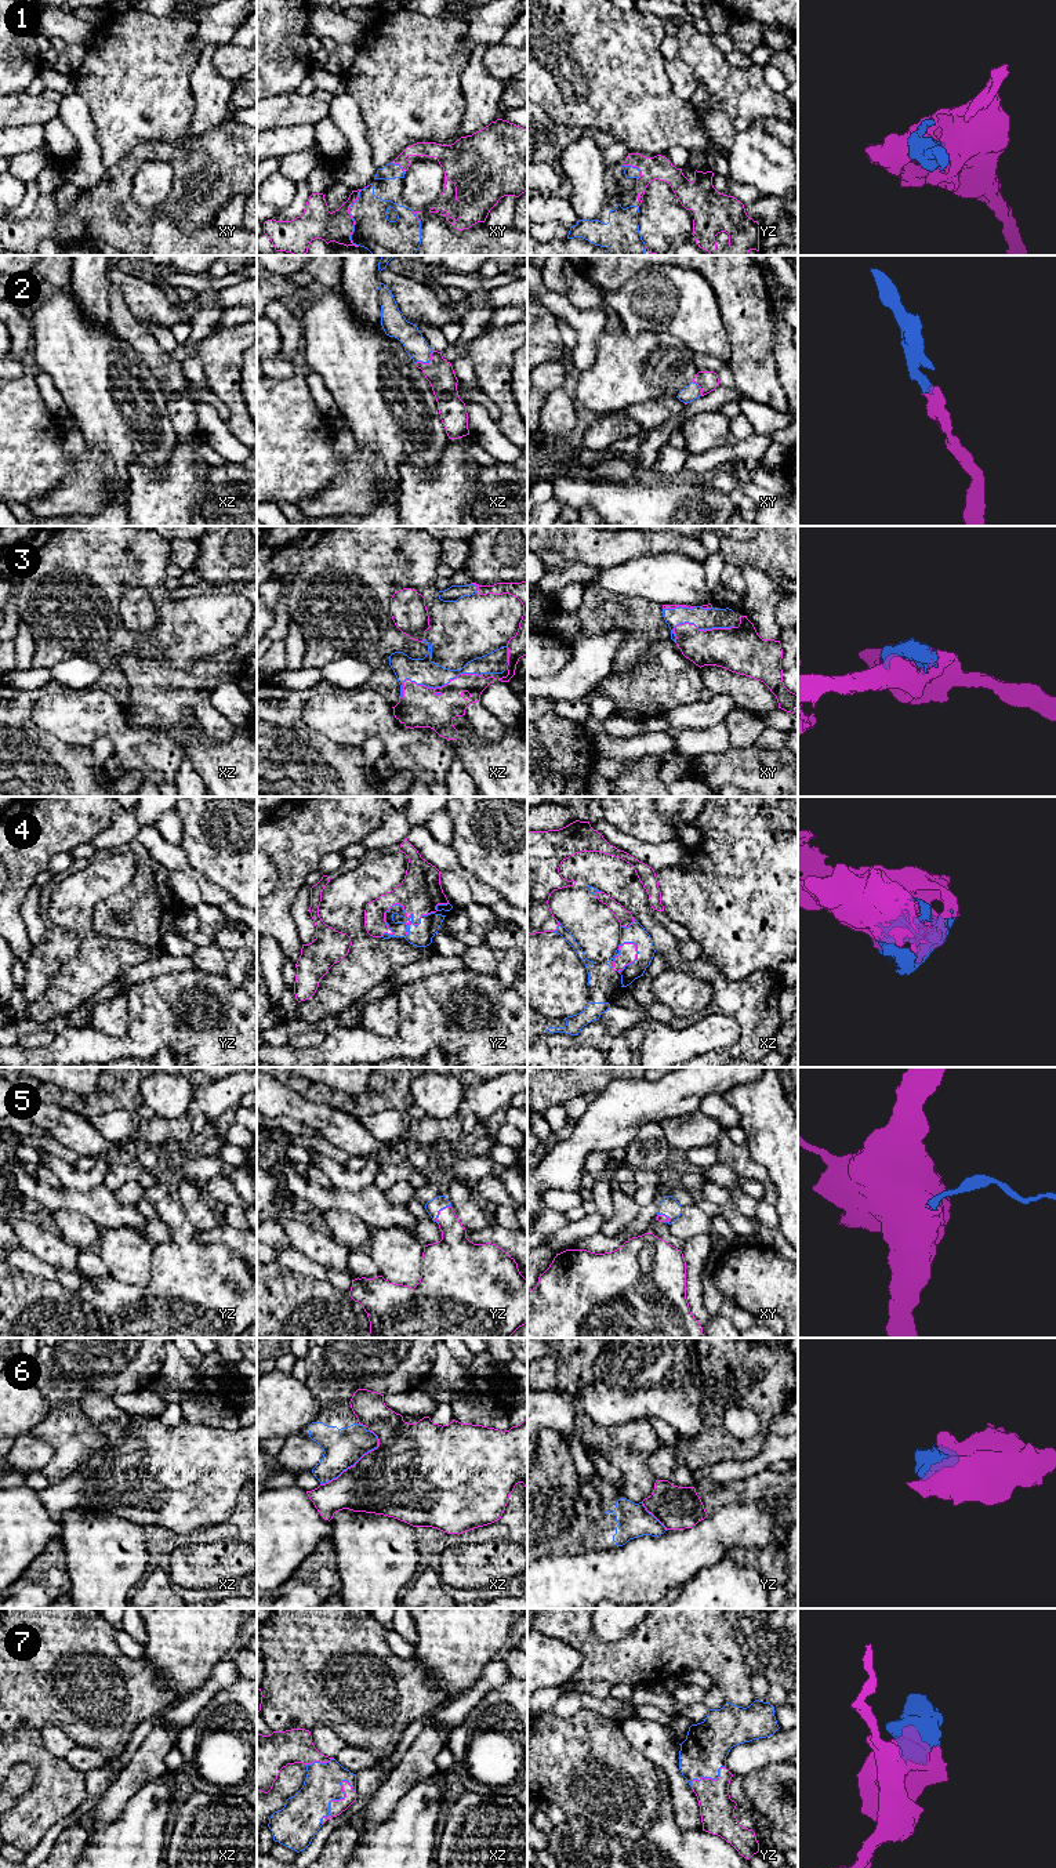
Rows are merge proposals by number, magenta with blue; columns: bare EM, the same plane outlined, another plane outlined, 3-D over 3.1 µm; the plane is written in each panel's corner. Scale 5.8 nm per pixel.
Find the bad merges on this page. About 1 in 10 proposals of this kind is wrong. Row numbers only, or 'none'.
6

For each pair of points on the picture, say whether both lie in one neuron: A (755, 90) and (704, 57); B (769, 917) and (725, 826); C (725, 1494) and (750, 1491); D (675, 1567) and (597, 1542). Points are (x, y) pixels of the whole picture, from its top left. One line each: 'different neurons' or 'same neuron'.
A: same neuron
B: same neuron
C: same neuron
D: different neurons

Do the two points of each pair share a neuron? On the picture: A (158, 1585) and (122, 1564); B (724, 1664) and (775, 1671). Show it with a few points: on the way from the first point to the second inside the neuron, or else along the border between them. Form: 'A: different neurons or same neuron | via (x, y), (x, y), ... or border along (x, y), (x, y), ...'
A: different neurons | border along (135, 1587), (131, 1593)
B: different neurons | border along (735, 1636), (740, 1656), (751, 1672)

